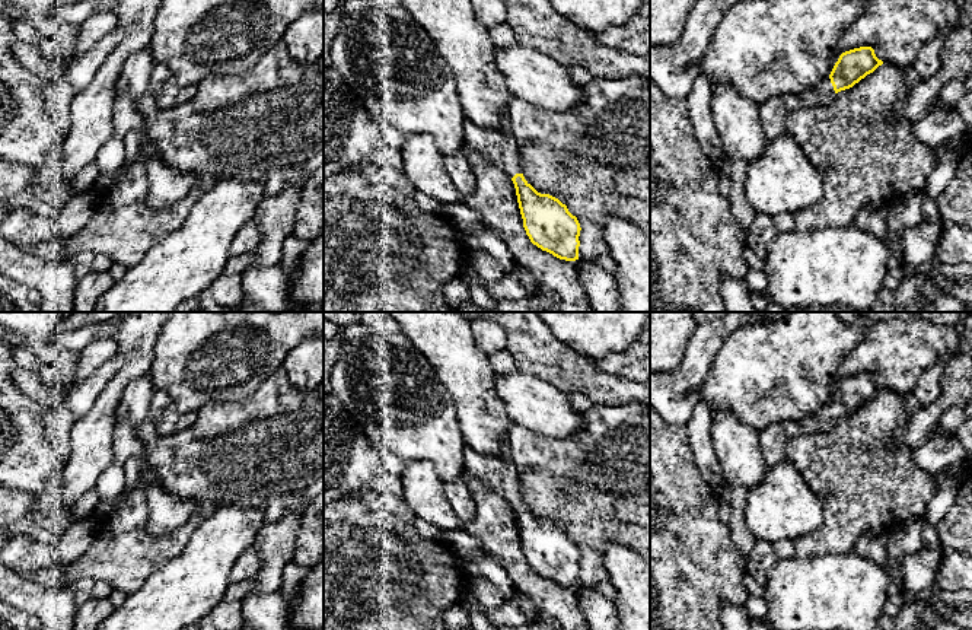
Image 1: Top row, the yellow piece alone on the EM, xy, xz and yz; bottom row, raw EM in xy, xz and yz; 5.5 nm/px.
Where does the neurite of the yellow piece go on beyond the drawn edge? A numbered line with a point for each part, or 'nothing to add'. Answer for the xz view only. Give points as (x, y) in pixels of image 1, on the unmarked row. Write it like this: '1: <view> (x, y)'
1: xz (499, 473)

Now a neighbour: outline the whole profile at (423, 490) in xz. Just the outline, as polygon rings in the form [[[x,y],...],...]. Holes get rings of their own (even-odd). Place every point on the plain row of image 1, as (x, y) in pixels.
[[[428,461],[407,462],[401,497],[411,506],[415,515],[440,531],[453,531],[460,526],[449,499],[444,494],[444,483]]]

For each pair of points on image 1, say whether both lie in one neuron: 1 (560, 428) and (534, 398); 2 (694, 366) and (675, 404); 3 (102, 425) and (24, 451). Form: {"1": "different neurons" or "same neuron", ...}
{"1": "same neuron", "2": "same neuron", "3": "different neurons"}

